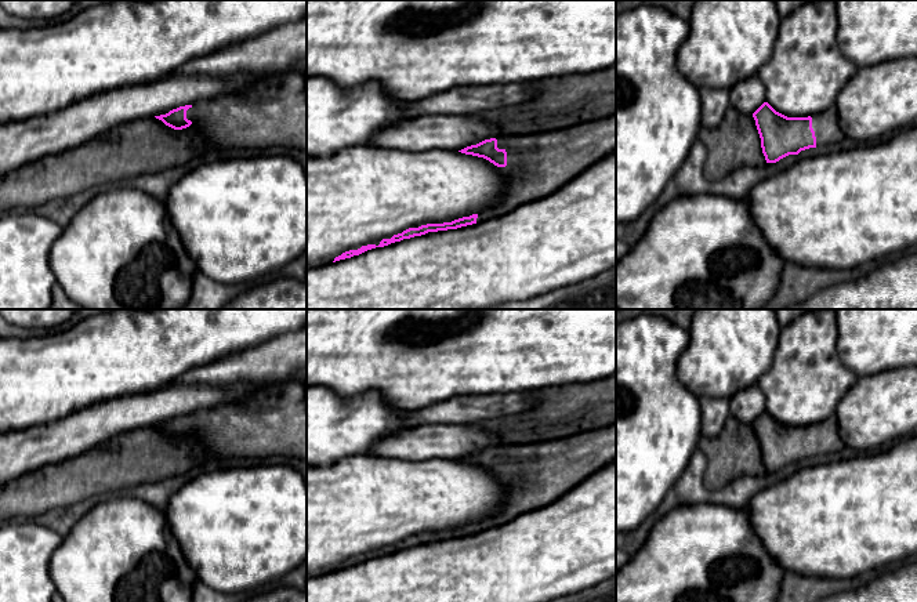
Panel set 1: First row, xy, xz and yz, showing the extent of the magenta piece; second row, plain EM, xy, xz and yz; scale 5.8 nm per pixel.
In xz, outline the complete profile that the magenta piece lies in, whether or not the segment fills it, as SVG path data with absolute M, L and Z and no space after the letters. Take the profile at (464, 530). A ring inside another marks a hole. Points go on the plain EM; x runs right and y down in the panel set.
M616 423L557 440L500 445L467 456L458 461L489 469L507 487L508 498L494 519L488 518L452 532L409 537L391 548L383 548L378 555L367 554L345 561L333 572L428 541L457 538L507 523L519 514L547 507L615 460Z

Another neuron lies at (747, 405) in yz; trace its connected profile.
M754 384L747 389L736 392L729 399L729 406L729 416L743 424L753 424L765 411L765 394L758 384Z

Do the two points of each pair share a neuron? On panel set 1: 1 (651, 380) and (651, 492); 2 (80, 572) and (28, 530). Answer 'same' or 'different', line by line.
1: same
2: different

